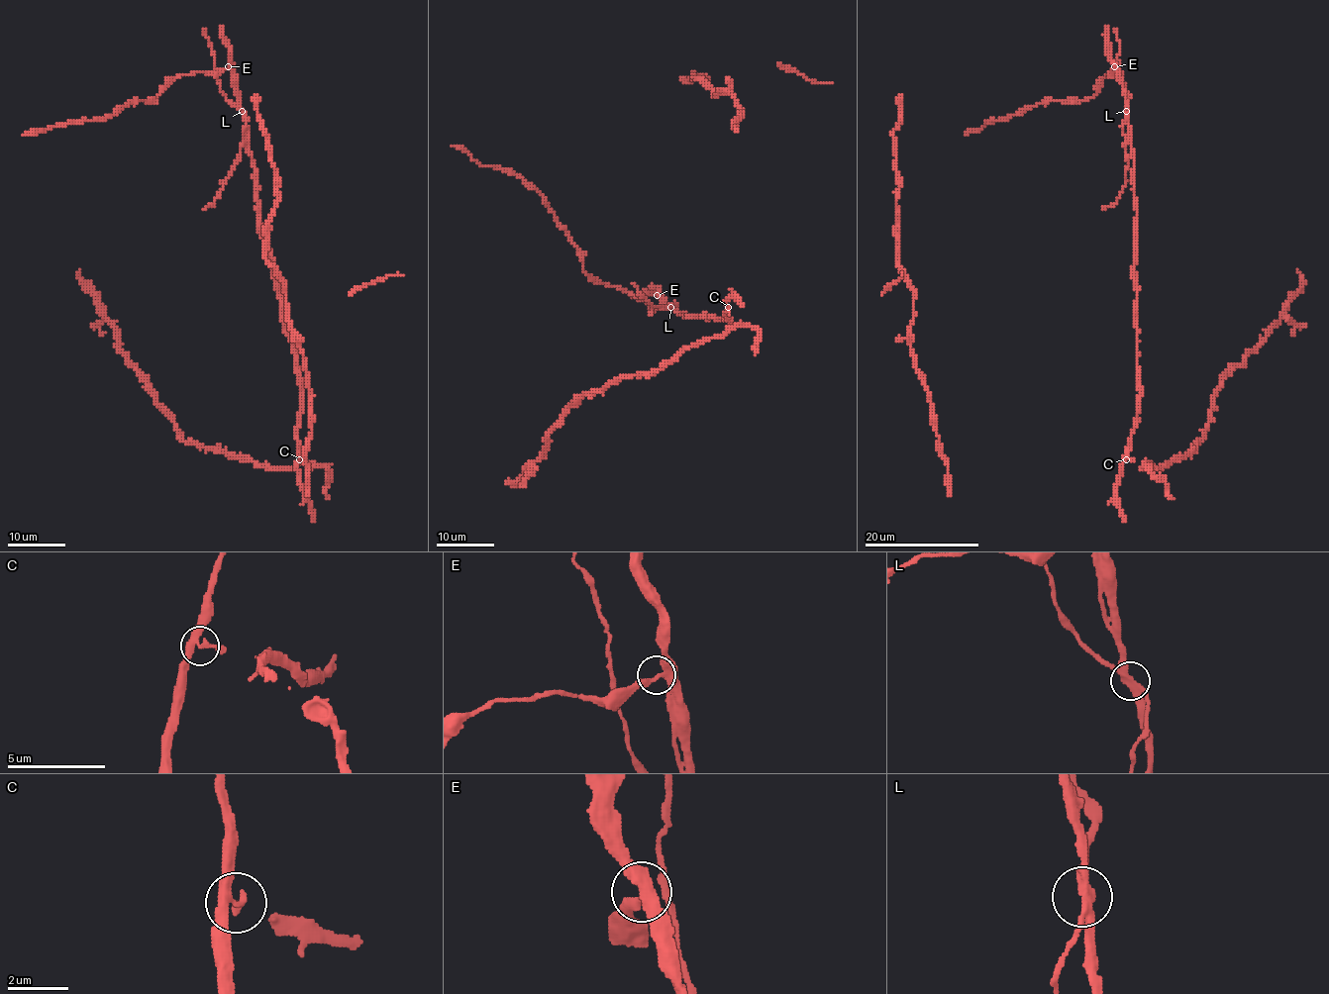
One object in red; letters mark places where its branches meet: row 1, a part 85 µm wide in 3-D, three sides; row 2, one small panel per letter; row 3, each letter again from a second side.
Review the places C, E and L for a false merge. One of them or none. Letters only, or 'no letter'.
L

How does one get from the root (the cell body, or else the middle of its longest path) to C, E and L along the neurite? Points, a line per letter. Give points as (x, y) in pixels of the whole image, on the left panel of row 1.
C: (298, 425), (299, 459)
E: (298, 425), (298, 351), (260, 222), (245, 113), (235, 72), (228, 66)
L: (298, 425), (298, 351), (285, 322), (275, 261), (260, 222), (256, 168), (247, 146), (243, 111)

